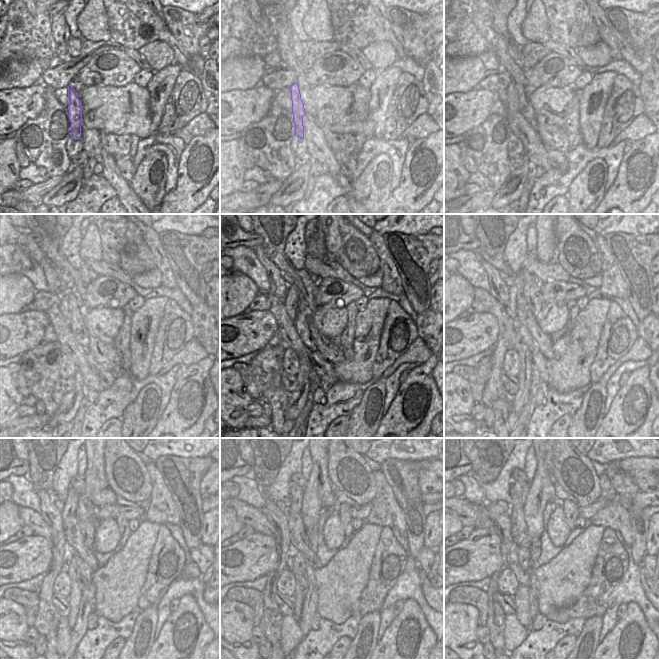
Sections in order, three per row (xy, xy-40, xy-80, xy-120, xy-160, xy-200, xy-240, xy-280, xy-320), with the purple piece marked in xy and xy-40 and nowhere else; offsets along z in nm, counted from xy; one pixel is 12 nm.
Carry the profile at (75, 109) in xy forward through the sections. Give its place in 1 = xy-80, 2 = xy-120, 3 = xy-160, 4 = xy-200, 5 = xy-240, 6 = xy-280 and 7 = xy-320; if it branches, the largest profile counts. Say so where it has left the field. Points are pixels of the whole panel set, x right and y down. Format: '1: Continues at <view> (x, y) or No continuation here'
1: Continues at xy-80 (513, 105)
2: Continues at xy-120 (64, 304)
3: Continues at xy-160 (292, 296)
4: Continues at xy-200 (516, 290)
5: Continues at xy-240 (72, 501)
6: Continues at xy-280 (297, 492)
7: Continues at xy-320 (521, 488).

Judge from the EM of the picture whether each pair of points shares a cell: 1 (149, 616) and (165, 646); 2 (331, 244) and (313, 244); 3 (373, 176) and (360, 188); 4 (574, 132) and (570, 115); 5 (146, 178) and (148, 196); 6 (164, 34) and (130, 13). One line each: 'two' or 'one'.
1: two
2: two
3: one
4: one
5: one
6: one

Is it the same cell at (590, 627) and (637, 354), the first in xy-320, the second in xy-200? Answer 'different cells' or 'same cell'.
same cell

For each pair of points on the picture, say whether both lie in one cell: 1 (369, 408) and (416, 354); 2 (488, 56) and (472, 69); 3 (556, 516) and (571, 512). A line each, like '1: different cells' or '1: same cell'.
1: same cell
2: different cells
3: different cells

